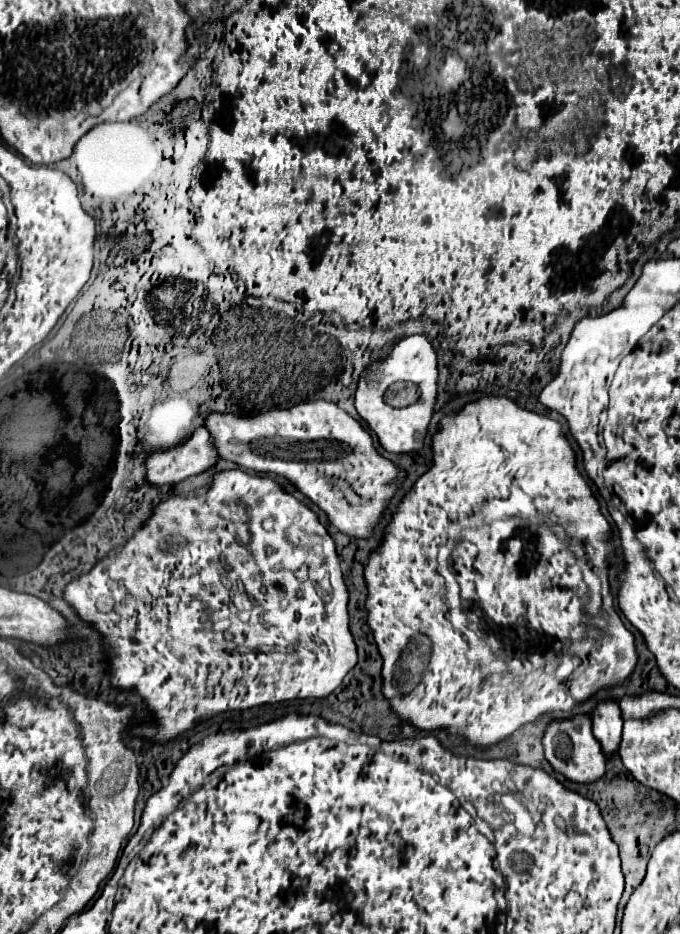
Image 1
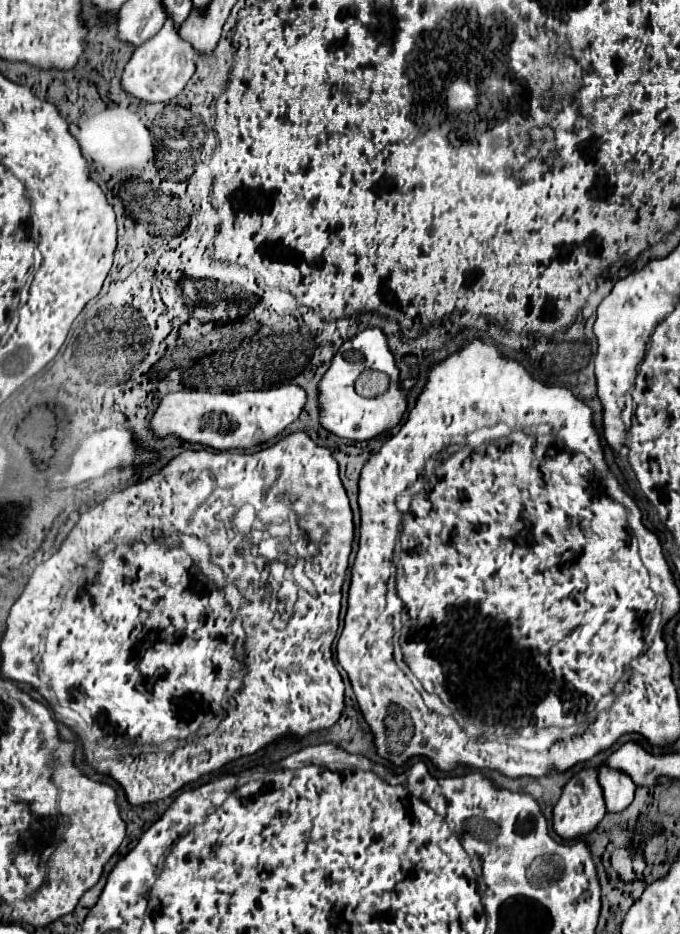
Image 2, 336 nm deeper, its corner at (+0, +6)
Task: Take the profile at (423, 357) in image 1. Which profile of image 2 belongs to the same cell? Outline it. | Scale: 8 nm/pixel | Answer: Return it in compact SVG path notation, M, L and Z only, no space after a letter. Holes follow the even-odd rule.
M366 328L340 346L330 362L330 368L318 382L318 410L322 428L348 440L370 440L400 422L406 410L406 394L398 388L398 368L380 328ZM368 368L380 370L390 378L388 390L376 398L362 398L354 392L354 380Z

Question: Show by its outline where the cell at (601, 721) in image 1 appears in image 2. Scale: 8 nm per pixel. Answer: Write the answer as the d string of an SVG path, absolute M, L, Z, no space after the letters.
M600 770L598 782L604 792L604 802L606 802L606 812L622 812L626 810L632 800L634 800L634 782L630 776L618 772L618 770Z

